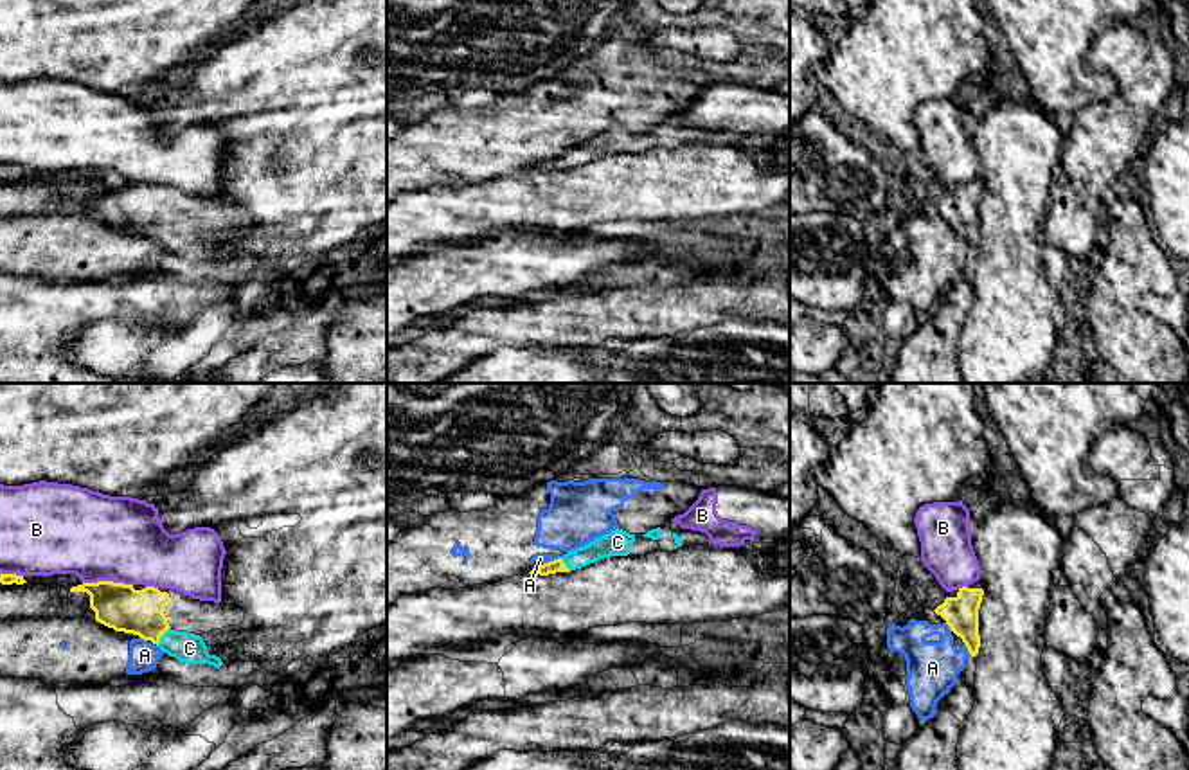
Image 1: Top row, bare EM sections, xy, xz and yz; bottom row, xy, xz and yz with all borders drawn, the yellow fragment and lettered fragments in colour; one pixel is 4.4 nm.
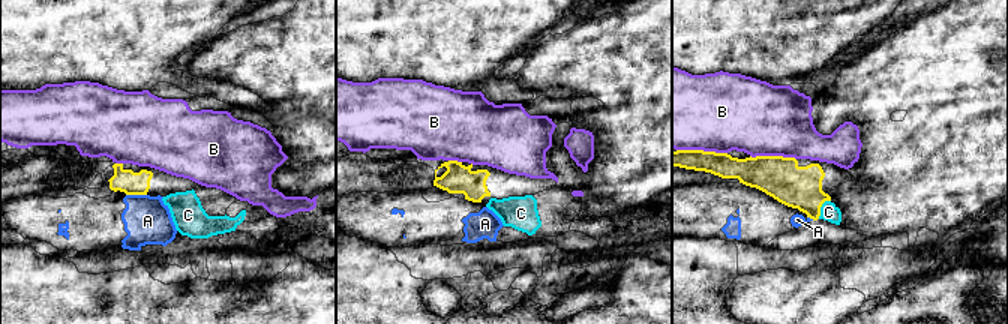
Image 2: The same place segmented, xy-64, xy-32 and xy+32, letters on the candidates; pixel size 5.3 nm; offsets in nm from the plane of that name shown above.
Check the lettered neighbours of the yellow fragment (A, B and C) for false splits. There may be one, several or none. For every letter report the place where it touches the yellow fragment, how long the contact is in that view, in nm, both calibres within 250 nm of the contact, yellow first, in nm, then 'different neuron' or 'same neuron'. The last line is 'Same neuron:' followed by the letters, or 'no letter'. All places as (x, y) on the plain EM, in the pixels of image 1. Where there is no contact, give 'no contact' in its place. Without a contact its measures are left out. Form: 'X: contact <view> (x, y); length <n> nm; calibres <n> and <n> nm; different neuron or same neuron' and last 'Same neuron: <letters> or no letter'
A: contact xz (551, 159); length 90 nm; calibres 60 and 50 nm; different neuron
B: contact xy (108, 179); length 220 nm; calibres 200 and 380 nm; different neuron
C: contact xy (162, 231); length 110 nm; calibres 200 and 140 nm; same neuron
Same neuron: C

